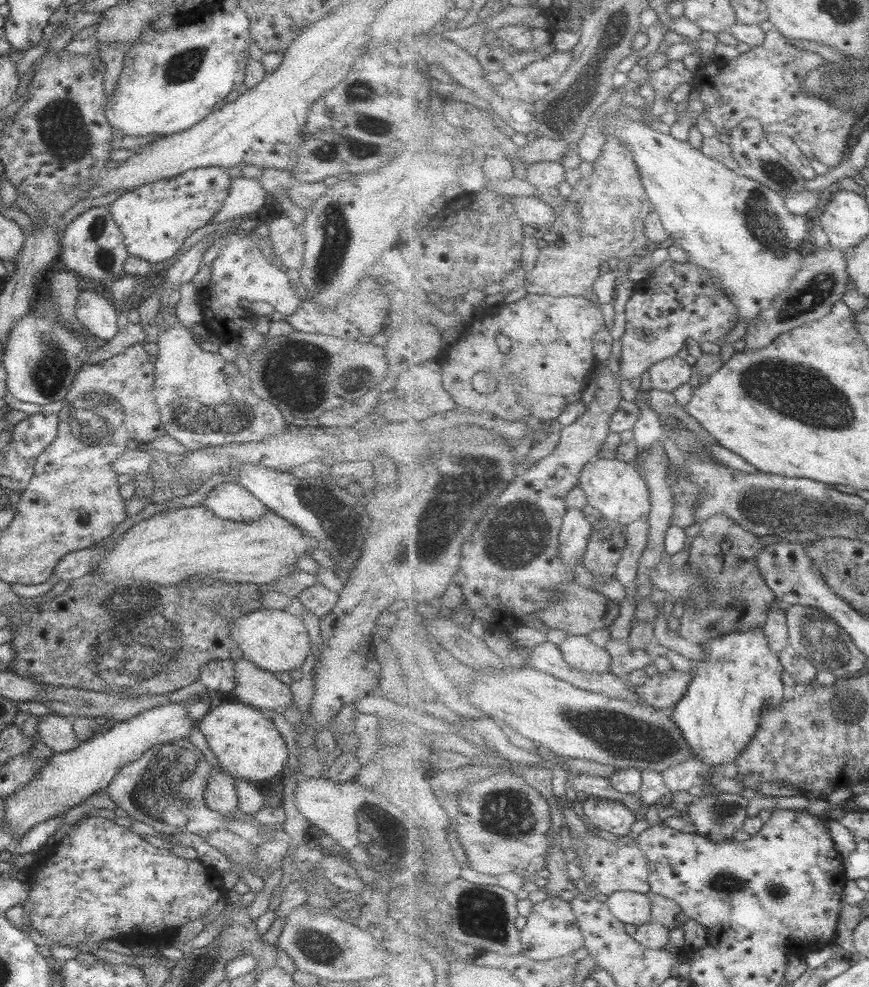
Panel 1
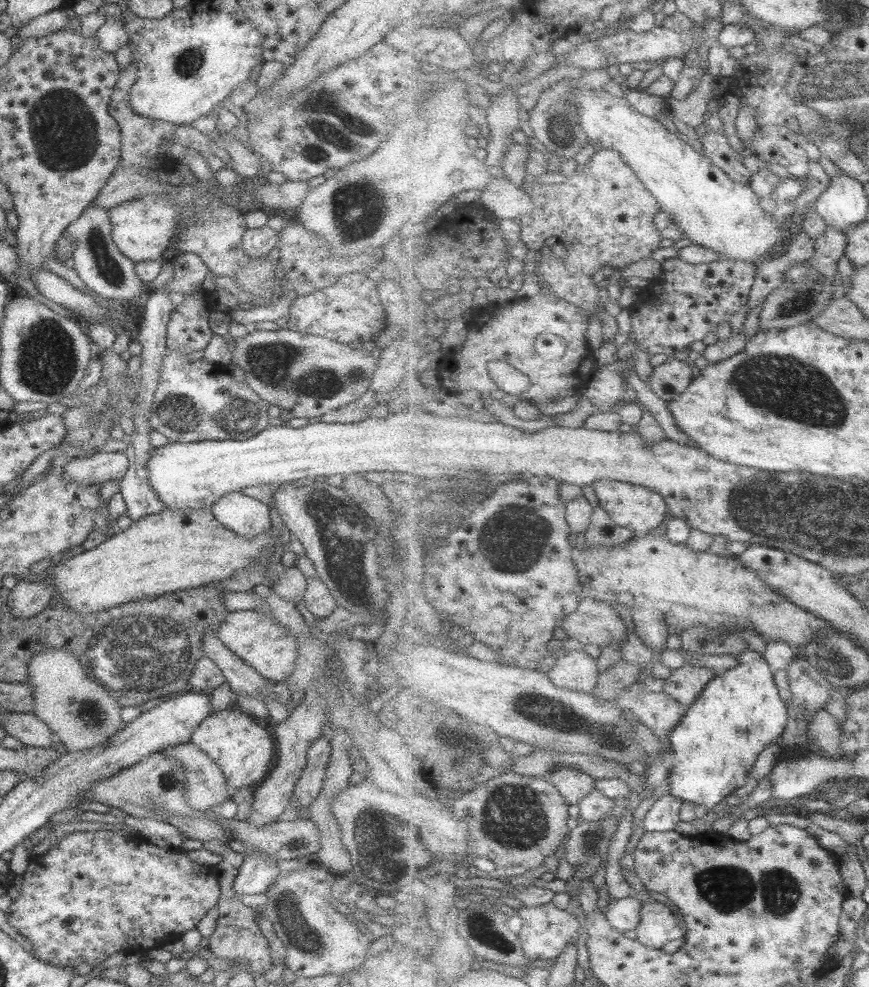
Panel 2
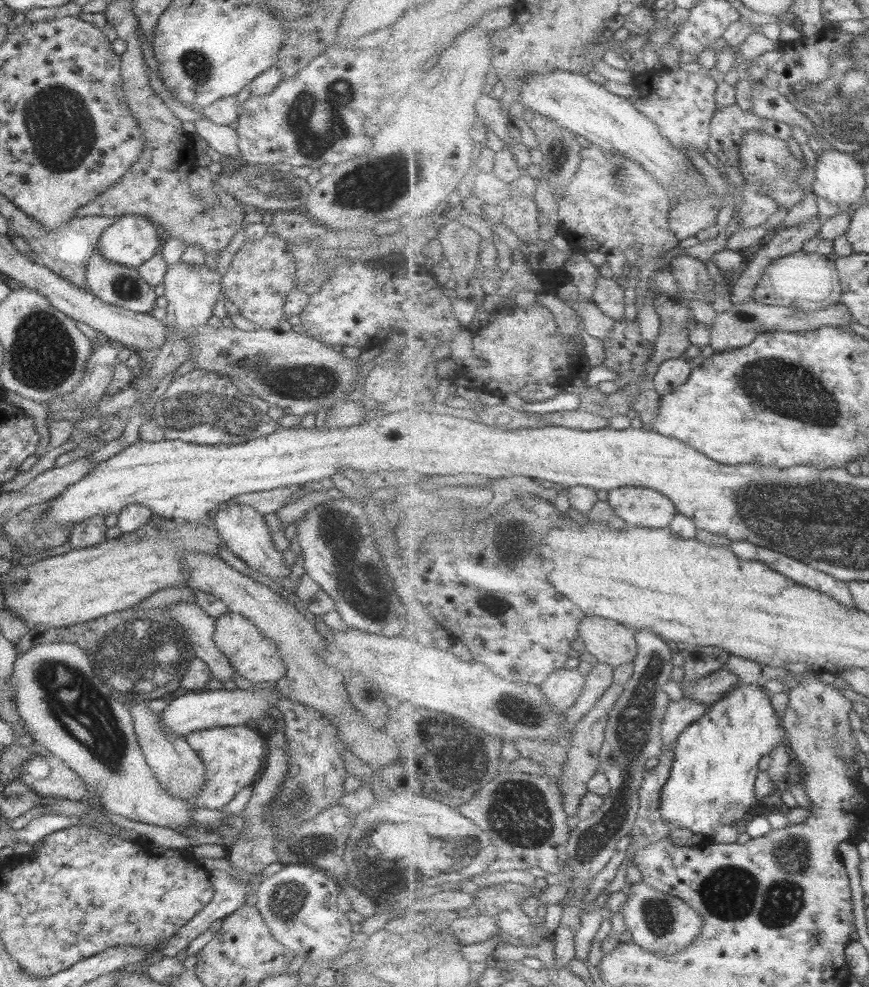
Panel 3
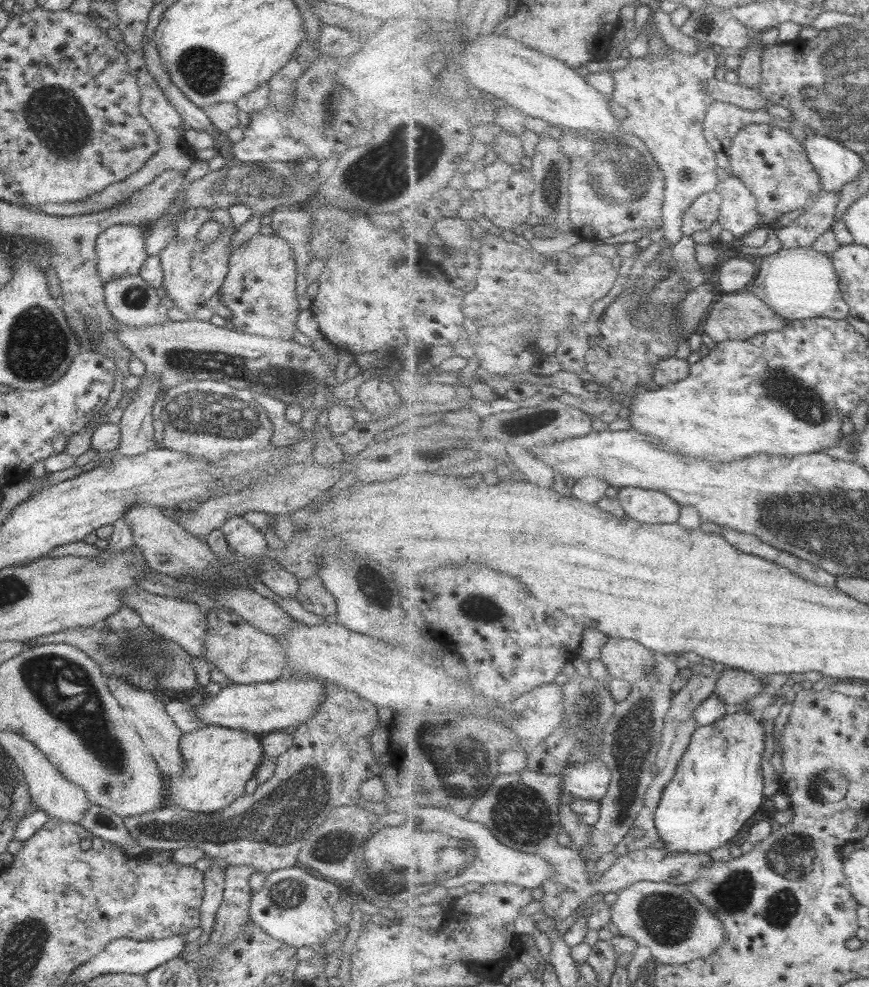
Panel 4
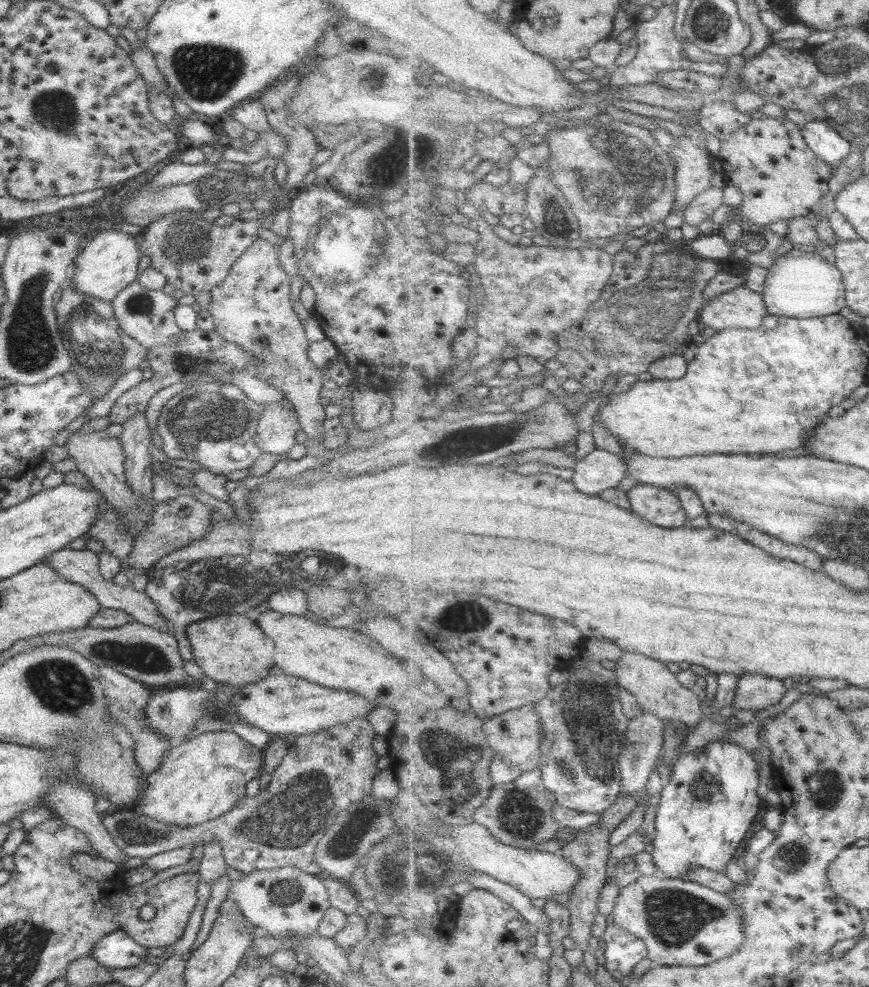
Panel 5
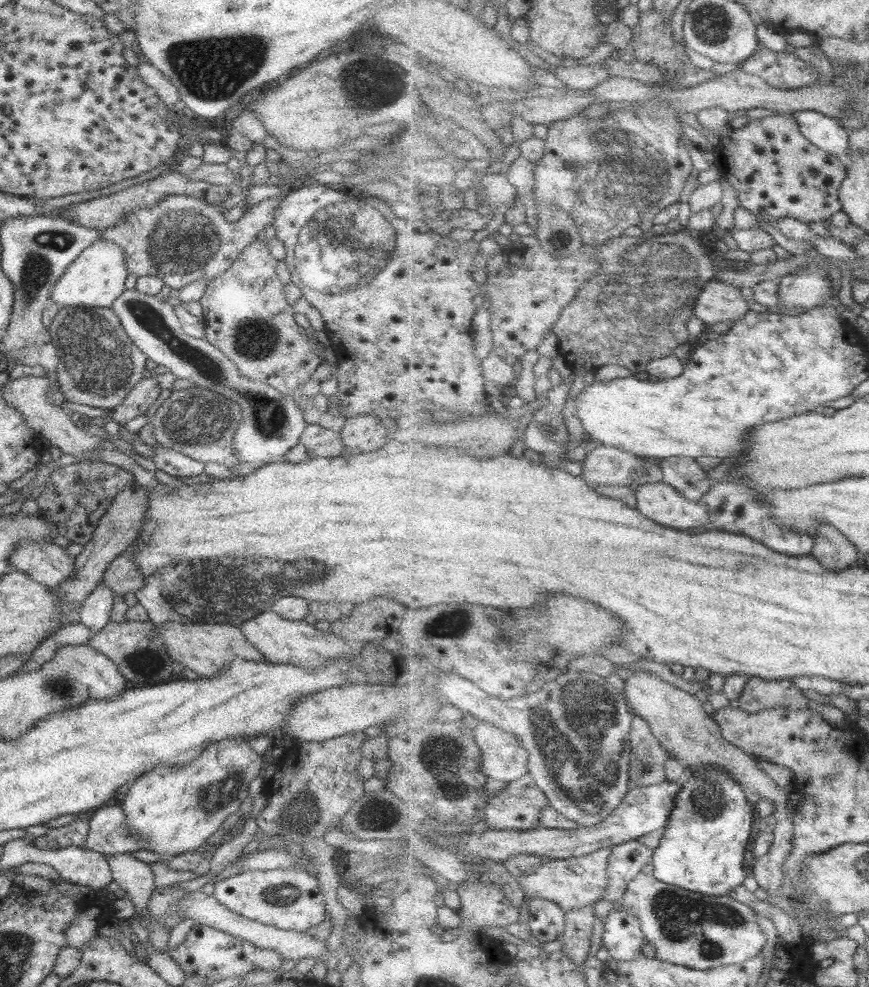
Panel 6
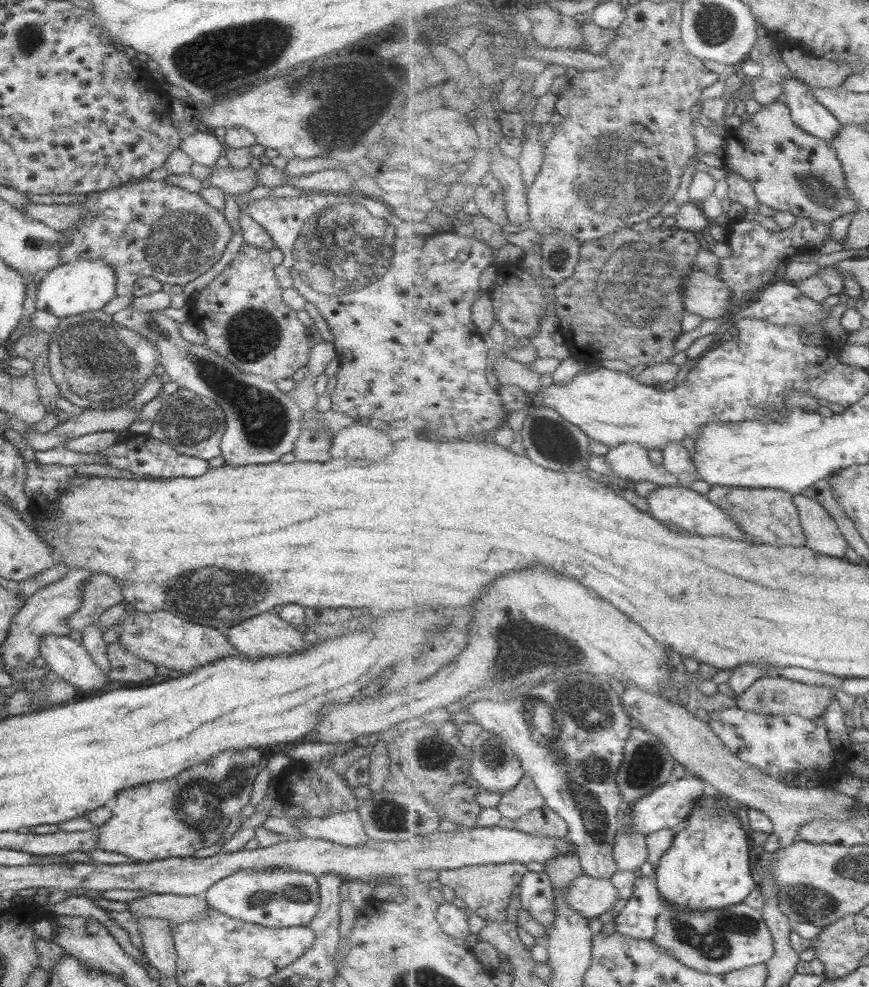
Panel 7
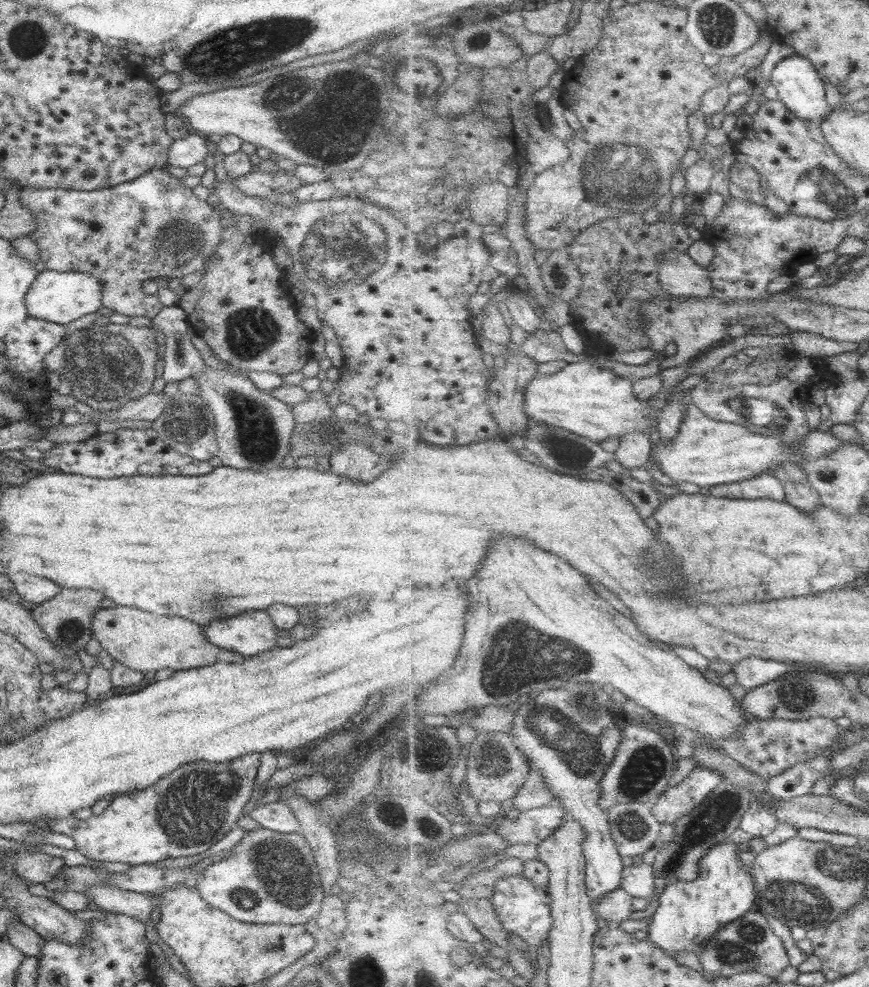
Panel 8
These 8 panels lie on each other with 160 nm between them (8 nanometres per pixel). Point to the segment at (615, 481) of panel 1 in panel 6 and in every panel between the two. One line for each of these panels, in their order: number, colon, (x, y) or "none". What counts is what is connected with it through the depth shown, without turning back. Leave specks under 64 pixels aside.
2: (630, 505)
3: (641, 507)
4: (649, 506)
5: (663, 508)
6: (660, 502)

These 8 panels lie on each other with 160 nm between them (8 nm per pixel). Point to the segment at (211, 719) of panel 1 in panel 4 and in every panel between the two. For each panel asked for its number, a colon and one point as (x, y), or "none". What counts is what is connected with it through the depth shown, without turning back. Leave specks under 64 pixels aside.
2: (244, 752)
3: (233, 756)
4: (216, 762)

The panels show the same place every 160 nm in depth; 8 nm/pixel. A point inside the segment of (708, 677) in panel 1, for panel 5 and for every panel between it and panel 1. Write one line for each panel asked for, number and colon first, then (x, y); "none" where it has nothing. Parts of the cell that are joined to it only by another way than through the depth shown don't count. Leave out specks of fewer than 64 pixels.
2: (740, 712)
3: (712, 783)
4: (718, 786)
5: (706, 809)

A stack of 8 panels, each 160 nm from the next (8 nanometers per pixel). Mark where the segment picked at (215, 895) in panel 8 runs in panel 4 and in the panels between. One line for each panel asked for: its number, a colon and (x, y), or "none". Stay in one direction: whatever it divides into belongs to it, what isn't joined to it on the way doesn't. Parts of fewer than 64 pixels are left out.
4: (293, 907)
5: (287, 901)
6: (290, 899)
7: (275, 898)

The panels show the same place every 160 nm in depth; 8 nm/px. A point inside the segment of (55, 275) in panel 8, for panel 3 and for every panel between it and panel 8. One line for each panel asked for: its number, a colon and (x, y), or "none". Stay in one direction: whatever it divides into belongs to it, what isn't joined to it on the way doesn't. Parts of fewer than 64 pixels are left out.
3: (131, 240)
4: (119, 249)
5: (108, 262)
6: (95, 279)
7: (86, 285)

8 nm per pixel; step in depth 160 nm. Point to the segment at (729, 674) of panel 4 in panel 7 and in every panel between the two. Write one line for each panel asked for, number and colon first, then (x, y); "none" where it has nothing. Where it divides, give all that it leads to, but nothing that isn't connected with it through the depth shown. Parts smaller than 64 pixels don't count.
5: (755, 691)
6: (760, 694)
7: (778, 695)

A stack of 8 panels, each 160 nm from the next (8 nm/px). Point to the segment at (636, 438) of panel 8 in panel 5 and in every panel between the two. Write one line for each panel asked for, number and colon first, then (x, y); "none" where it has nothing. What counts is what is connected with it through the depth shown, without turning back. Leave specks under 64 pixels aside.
5: (600, 470)
6: (610, 466)
7: (630, 460)

